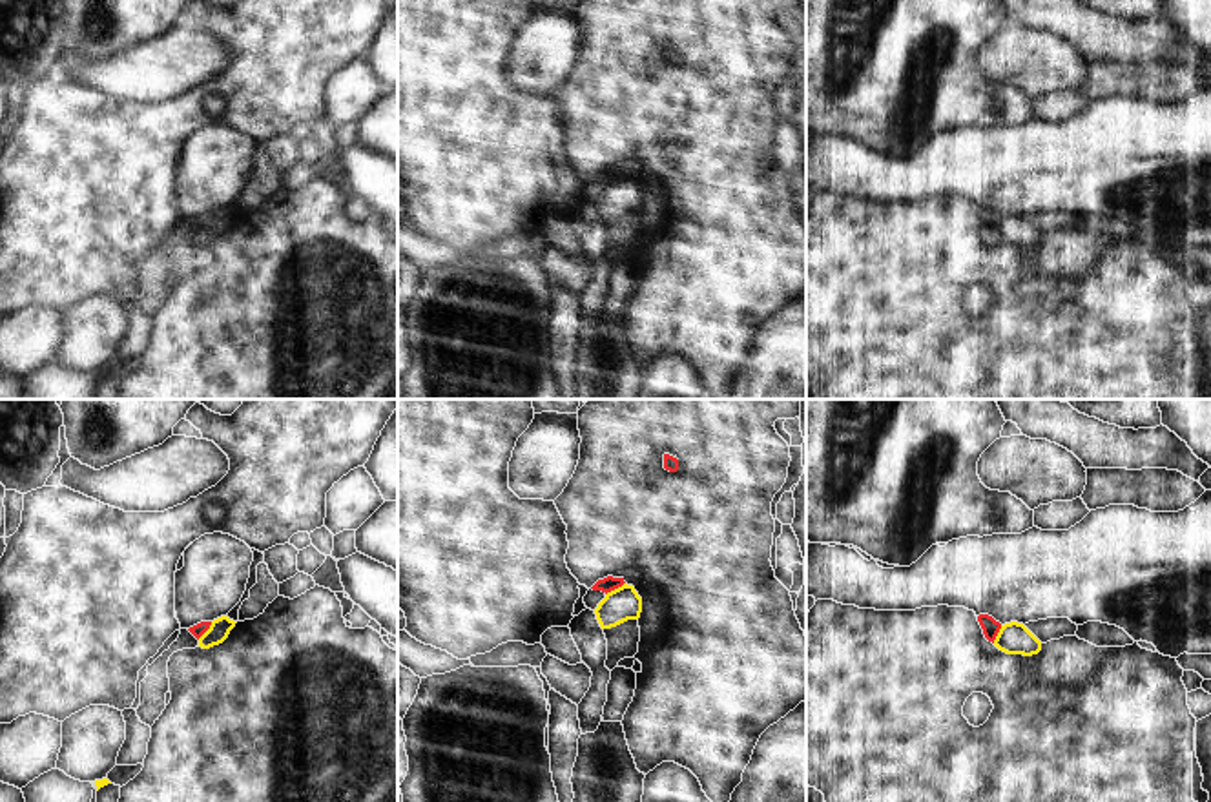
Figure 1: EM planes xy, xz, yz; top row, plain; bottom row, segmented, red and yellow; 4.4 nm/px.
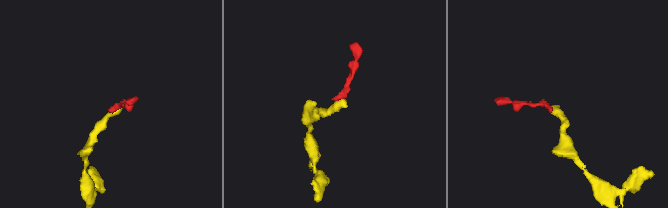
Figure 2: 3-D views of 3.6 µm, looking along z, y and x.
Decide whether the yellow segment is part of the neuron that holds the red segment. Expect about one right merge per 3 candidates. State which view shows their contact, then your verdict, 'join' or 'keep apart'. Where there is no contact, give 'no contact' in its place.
meets red in xz; keep apart

